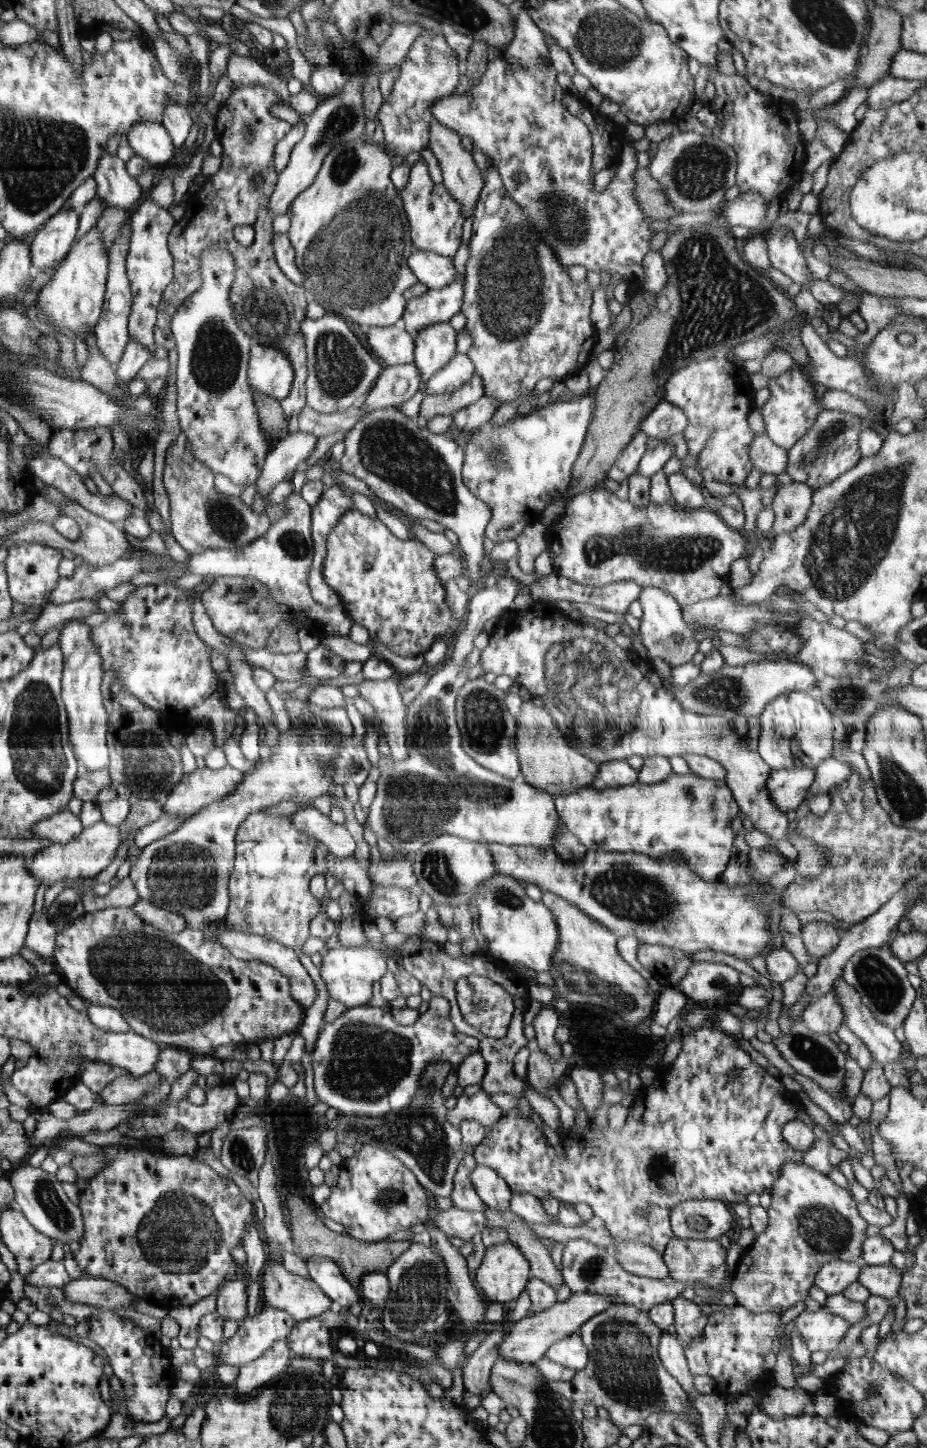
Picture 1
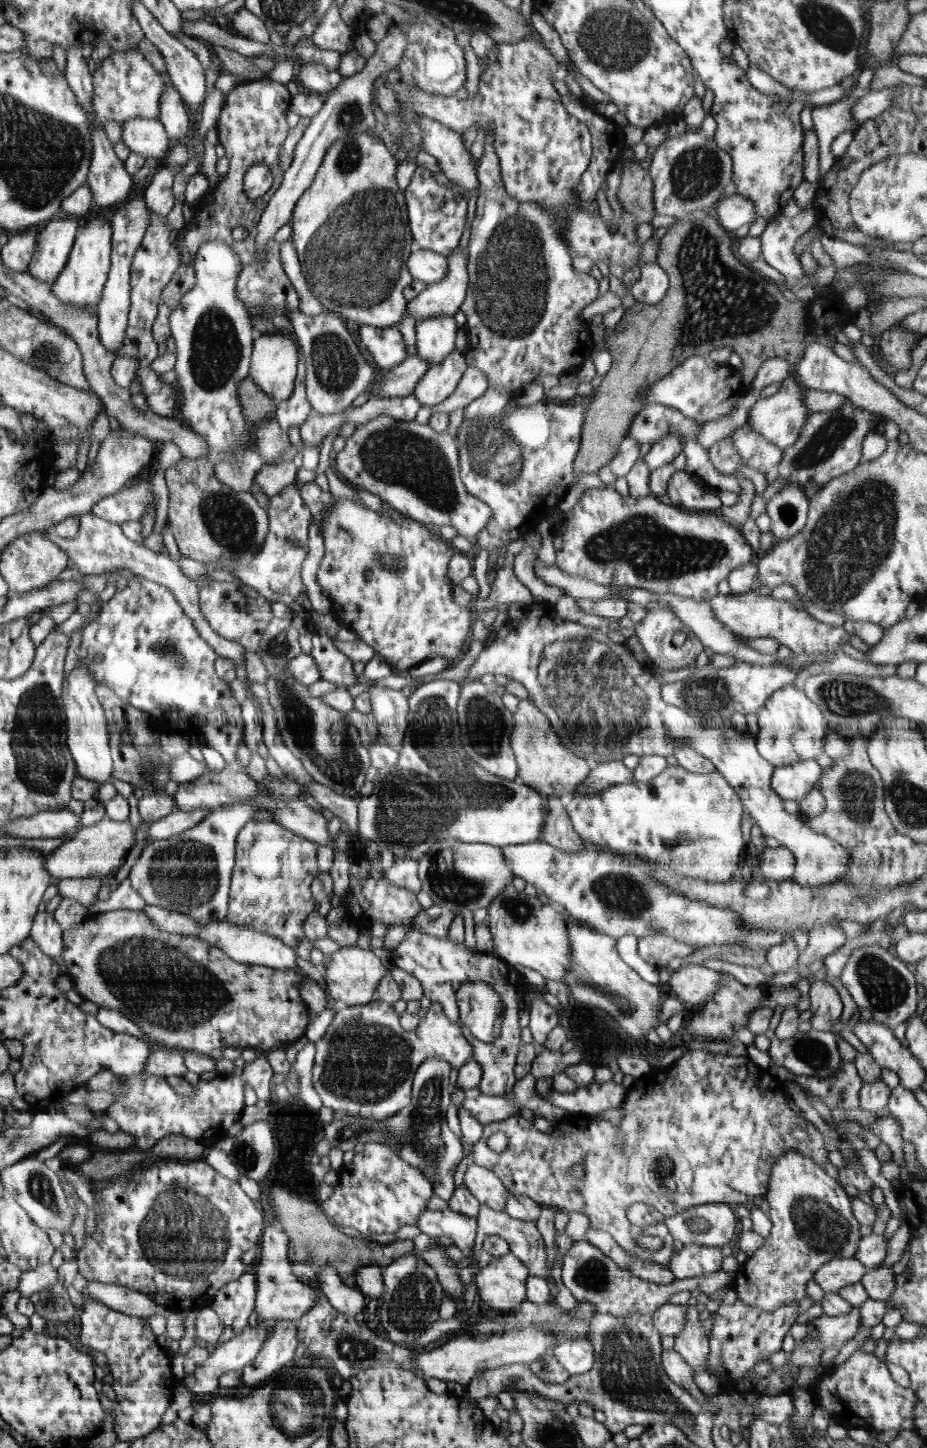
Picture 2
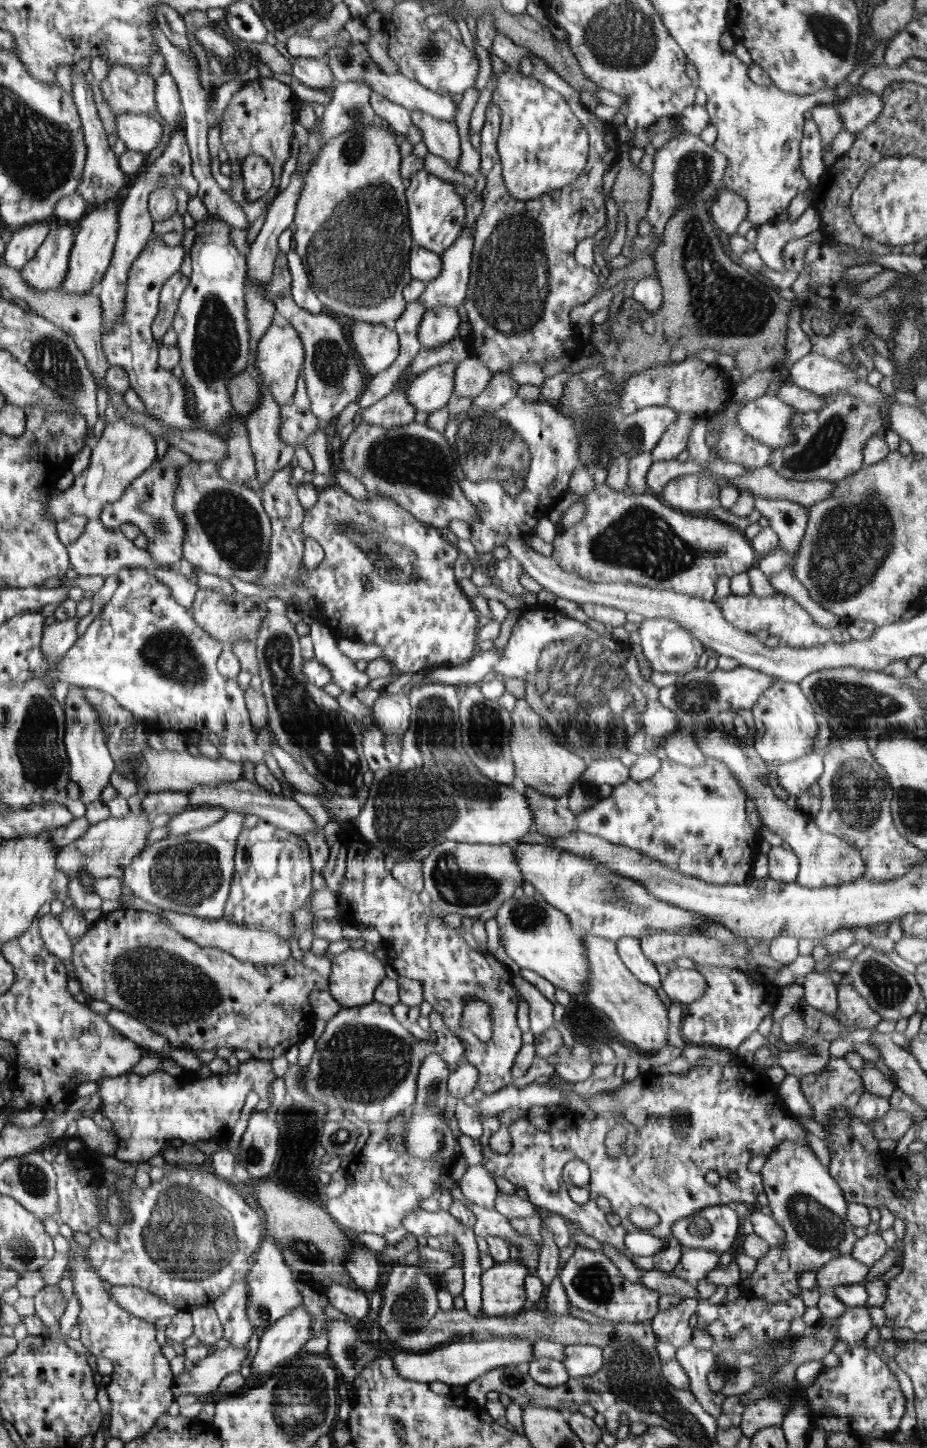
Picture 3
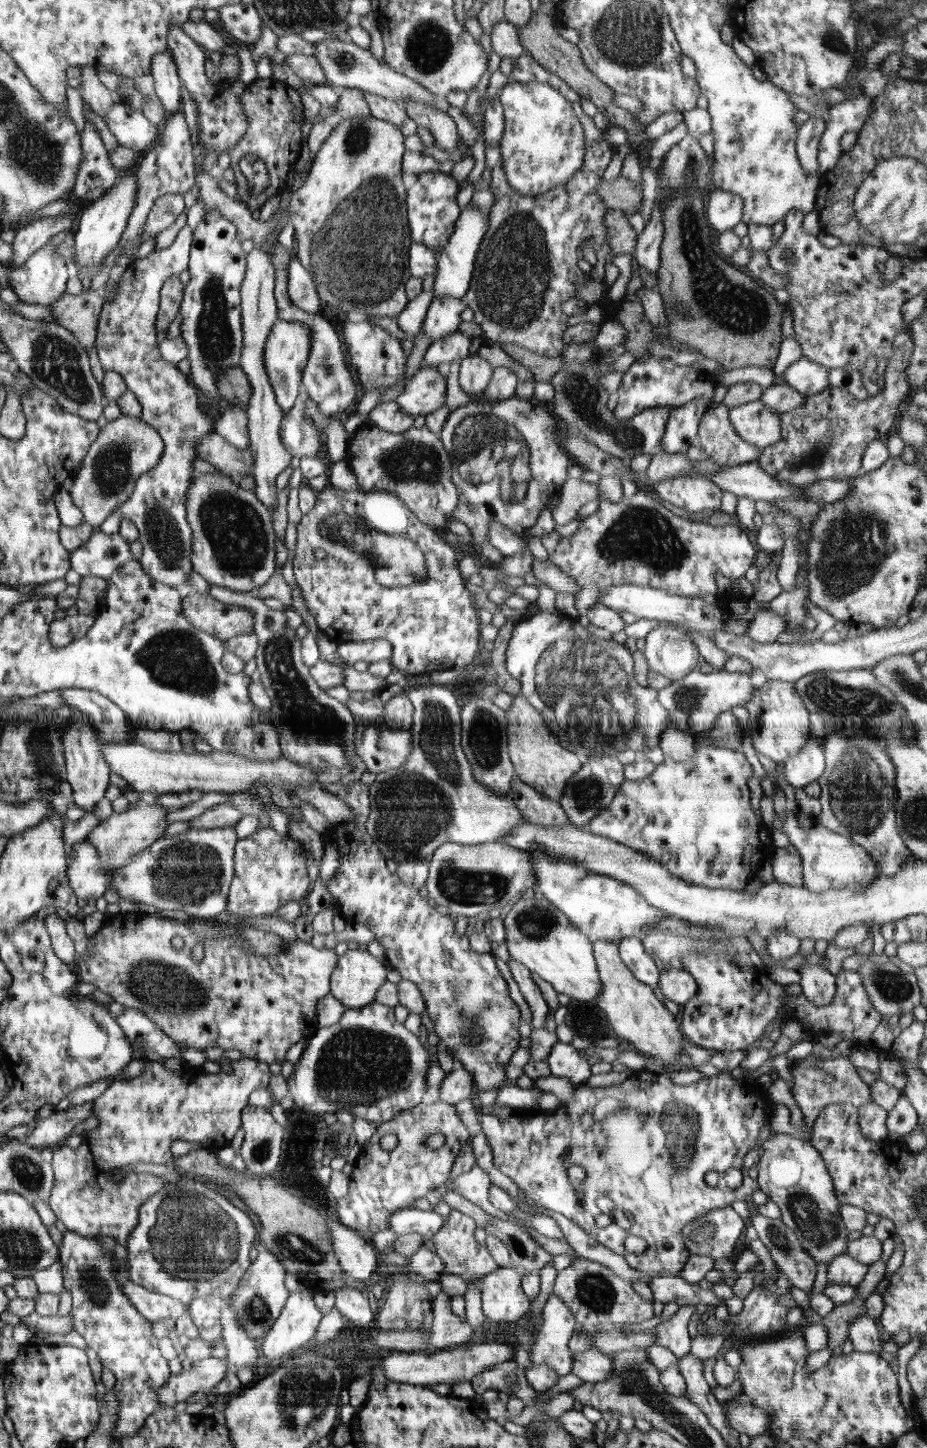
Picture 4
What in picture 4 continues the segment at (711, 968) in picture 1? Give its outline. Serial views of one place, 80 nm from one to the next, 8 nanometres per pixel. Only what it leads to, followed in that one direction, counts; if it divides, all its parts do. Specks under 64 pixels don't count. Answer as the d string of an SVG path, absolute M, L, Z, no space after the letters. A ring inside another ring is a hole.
M669 967L660 975L659 987L666 999L684 1006L696 996L699 984L684 969Z

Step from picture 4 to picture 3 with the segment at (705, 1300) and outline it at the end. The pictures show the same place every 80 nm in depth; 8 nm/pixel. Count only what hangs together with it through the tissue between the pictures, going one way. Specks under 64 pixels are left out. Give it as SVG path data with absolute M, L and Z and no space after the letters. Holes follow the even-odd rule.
M647 1270L640 1273L639 1279L643 1285L658 1291L661 1295L681 1294L684 1299L695 1298L698 1300L698 1291L692 1282L682 1280L672 1273L661 1270Z

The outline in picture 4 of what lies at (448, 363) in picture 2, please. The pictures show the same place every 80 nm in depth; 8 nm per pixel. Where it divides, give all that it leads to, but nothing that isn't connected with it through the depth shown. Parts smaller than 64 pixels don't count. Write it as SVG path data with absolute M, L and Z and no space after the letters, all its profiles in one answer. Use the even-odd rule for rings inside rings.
M422 367L408 380L396 406L412 418L426 416L444 406L447 400L447 380L433 367Z

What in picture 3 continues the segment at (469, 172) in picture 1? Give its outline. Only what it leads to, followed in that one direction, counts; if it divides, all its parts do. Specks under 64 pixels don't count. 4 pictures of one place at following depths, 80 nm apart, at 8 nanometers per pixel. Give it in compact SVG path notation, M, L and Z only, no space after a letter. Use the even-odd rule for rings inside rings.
M421 110L412 111L411 121L422 130L422 138L428 152L444 158L452 168L456 169L462 149L455 123L434 118Z

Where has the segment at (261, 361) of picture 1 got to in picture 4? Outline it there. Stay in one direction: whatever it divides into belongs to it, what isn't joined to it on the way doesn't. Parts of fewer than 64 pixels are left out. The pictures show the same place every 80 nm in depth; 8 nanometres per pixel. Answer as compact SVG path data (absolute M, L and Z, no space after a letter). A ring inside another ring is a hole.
M278 319L268 335L264 351L264 364L270 385L282 414L292 410L302 390L303 370L310 354L311 330L301 322Z

